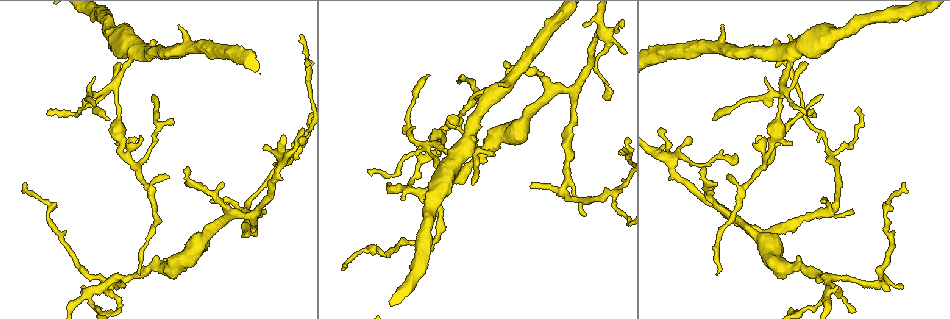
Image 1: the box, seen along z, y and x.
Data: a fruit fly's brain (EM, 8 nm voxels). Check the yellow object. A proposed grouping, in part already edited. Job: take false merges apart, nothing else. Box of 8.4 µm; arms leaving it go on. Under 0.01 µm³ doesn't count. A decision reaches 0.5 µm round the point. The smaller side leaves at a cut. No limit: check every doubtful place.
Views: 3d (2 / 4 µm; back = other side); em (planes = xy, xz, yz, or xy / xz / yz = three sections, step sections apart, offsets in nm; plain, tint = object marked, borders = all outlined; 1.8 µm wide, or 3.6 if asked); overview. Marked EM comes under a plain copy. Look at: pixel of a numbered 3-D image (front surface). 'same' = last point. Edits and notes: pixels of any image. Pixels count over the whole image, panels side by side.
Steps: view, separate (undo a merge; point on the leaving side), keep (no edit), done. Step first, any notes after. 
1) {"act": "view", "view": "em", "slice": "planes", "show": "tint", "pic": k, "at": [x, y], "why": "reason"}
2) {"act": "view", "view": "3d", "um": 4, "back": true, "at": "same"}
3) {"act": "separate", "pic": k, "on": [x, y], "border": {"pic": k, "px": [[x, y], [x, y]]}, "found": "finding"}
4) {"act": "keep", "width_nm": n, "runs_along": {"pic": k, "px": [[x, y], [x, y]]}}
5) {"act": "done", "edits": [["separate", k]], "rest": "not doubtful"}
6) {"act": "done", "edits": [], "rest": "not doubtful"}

{"act": "view", "view": "3d", "um": 4, "pic": 1, "at": [826, 277], "why": "looks like a crossing"}

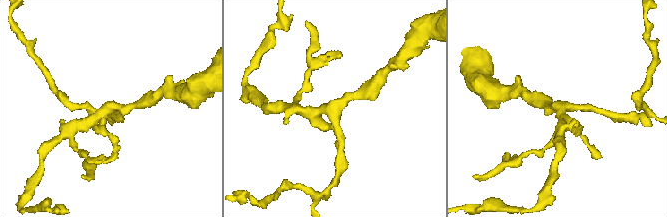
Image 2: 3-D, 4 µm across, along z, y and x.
{"act": "view", "view": "em", "slice": "planes", "show": "tint", "pic": 2, "at": [113, 107], "arms": 4}

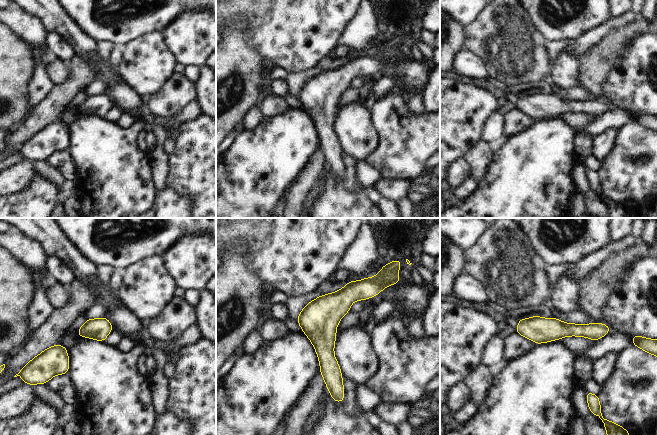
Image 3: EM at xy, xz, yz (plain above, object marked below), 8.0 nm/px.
{"act": "keep", "width_nm": 170, "runs_along": {"pic": 3, "px": [[363, 282], [326, 318], [333, 390]]}, "found": "continuous, no second neuron"}

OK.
{"act": "view", "view": "3d", "um": 2, "back": true, "pic": 1, "at": [408, 190], "why": "three arms meet"}

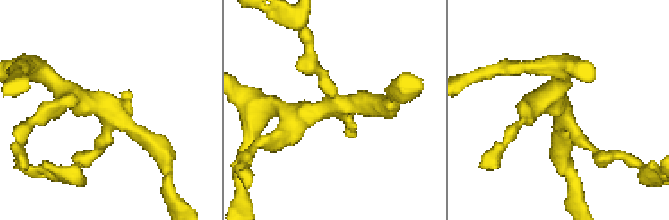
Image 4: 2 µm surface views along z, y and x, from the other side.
{"act": "view", "view": "em", "slice": "xy", "step": 8, "show": "tint", "pic": 4, "at": [103, 111], "why": "need the tissue"}

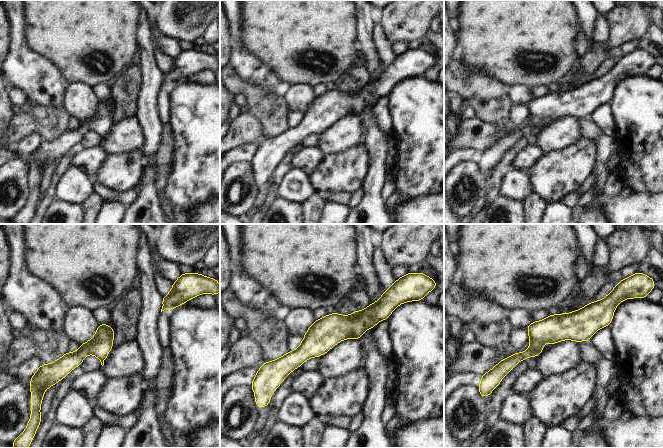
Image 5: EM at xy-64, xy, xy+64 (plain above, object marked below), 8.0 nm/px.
{"act": "view", "view": "em", "slice": "planes", "show": "tint", "at": "same"}

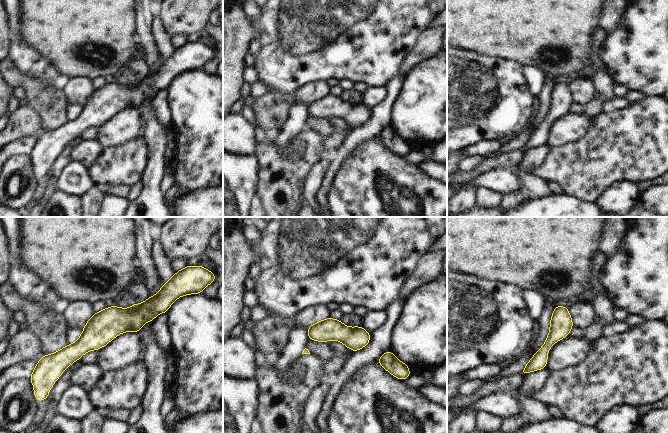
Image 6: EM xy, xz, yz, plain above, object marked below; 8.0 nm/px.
{"act": "keep", "width_nm": 170, "runs_along": {"pic": 6, "px": [[162, 298], [60, 360]]}, "found": "all the same neuron"}

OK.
{"act": "view", "view": "3d", "um": 4, "pic": 1, "at": [781, 85], "why": "sudden change in width"}

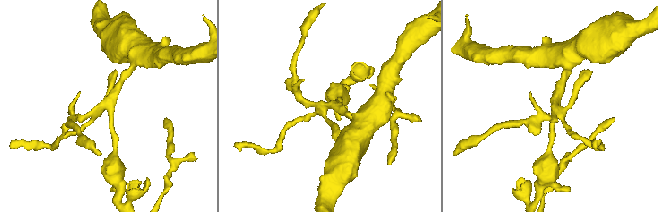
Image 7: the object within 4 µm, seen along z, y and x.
{"act": "view", "view": "em", "slice": "yz", "step": 4, "show": "tint", "pic": 7, "at": [111, 102], "why": "shape alone is not enough"}

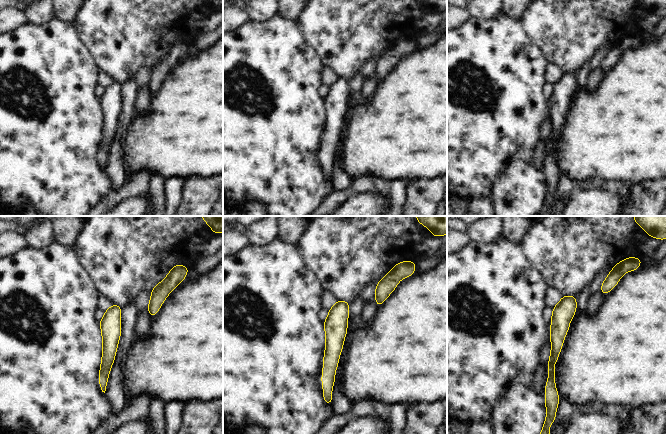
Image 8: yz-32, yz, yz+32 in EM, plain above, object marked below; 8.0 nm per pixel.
{"act": "keep", "runs_along": {"pic": 8, "px": [[573, 298], [560, 319], [549, 387]]}, "found": "continuous, no second neuron"}

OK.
{"act": "view", "view": "em", "slice": "yz", "step": 16, "show": "tint", "pic": 1, "at": [828, 152], "why": "three-way junction"}

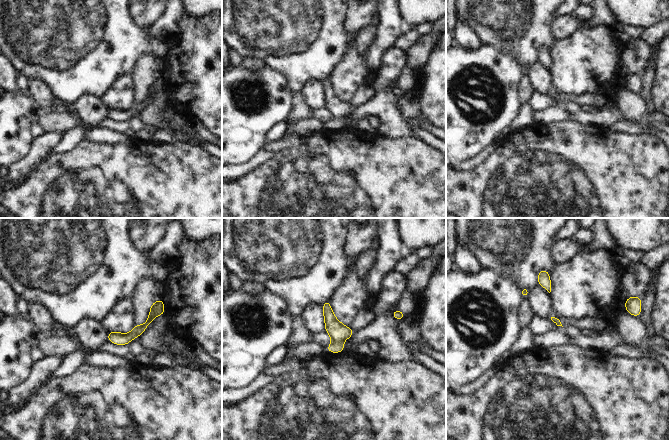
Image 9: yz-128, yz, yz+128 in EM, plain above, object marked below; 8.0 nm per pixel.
{"act": "view", "view": "em", "slice": "planes", "show": "tint", "at": "same"}

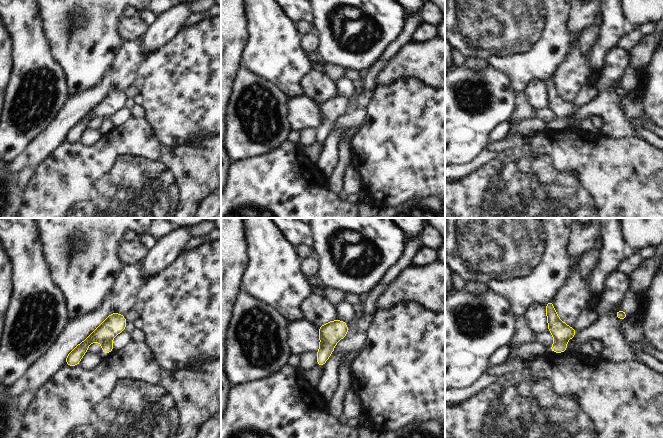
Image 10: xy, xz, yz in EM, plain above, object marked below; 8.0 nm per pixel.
{"act": "keep", "found": "all the same neuron"}

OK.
{"act": "view", "view": "3d", "um": 4, "pic": 1, "at": [671, 159], "why": "three-way junction"}

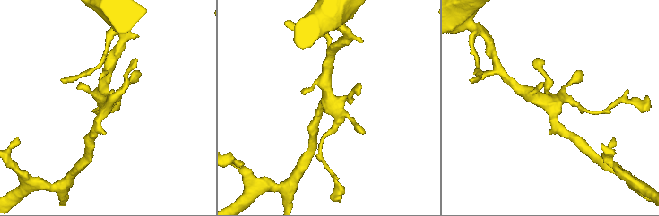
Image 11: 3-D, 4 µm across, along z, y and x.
{"act": "view", "view": "em", "um": 3.6, "slice": "planes", "show": "tint", "pic": 11, "at": [551, 106]}

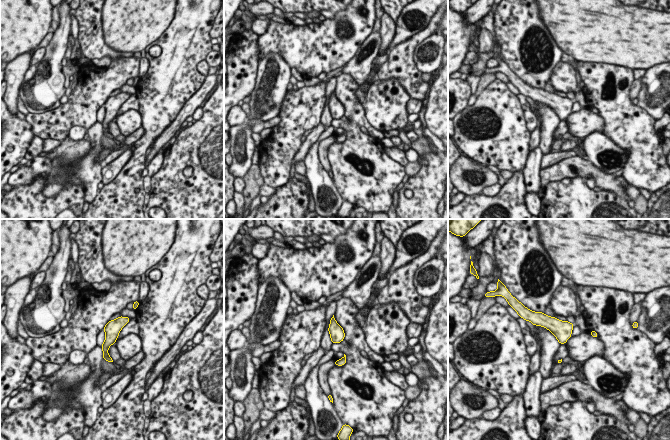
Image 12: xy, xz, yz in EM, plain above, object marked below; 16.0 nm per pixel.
{"act": "keep", "width_nm": 240, "runs_along": {"pic": 12, "px": [[126, 319], [111, 332], [106, 356]]}, "found": "all the same neuron"}

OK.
{"act": "view", "view": "3d", "um": 4, "pic": 1, "at": [250, 214], "why": "abrupt turn"}

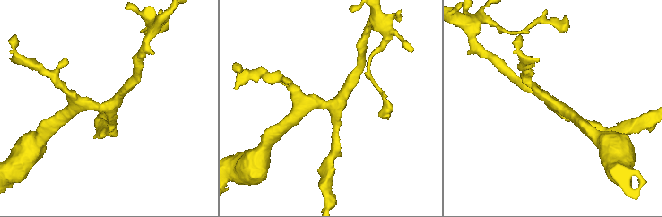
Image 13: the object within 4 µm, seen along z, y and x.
{"act": "view", "view": "em", "um": 3.6, "slice": "xz", "step": 16, "show": "tint", "pic": 13, "at": [328, 106], "arms": 4}

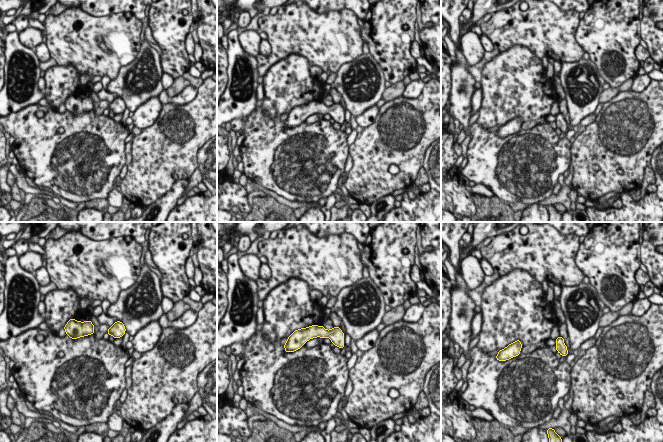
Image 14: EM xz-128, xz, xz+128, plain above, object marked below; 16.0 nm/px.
{"act": "keep", "runs_along": {"pic": 14, "px": [[300, 333], [330, 333], [341, 344]]}, "found": "all the same neuron"}

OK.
{"act": "view", "view": "em", "slice": "xz", "step": 8, "show": "tint", "pic": 1, "at": [829, 210], "why": "abrupt turn"}

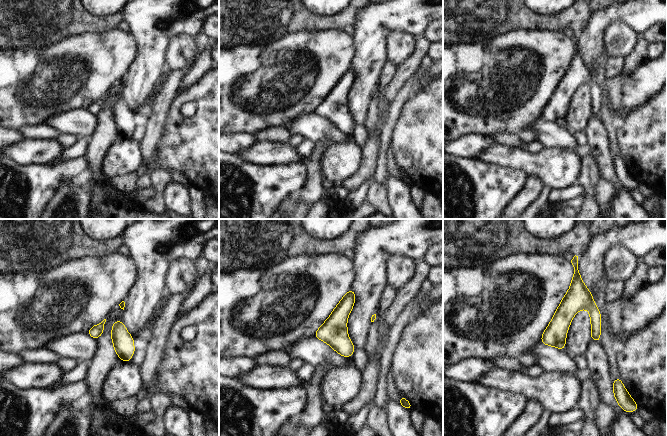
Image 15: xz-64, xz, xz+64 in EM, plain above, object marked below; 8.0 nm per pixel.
{"act": "view", "view": "em", "slice": "planes", "show": "tint", "at": "same", "why": "another direction"}

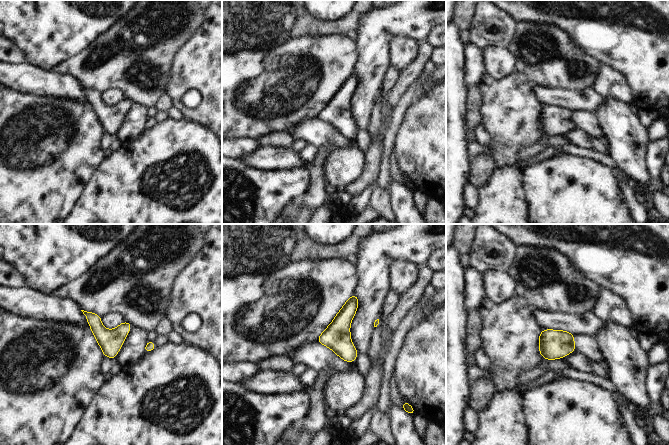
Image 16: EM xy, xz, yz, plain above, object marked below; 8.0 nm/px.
{"act": "keep", "found": "continuous, no second neuron"}

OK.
{"act": "done", "edits": [], "rest": "not doubtful"}

